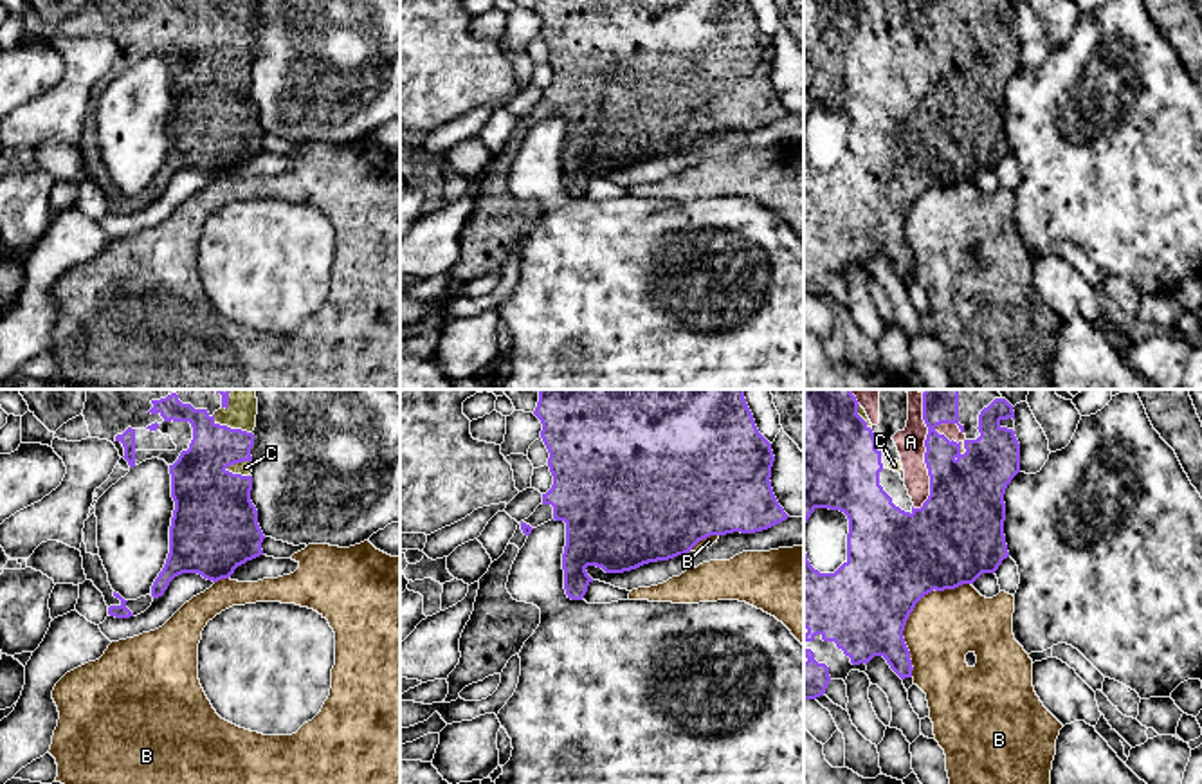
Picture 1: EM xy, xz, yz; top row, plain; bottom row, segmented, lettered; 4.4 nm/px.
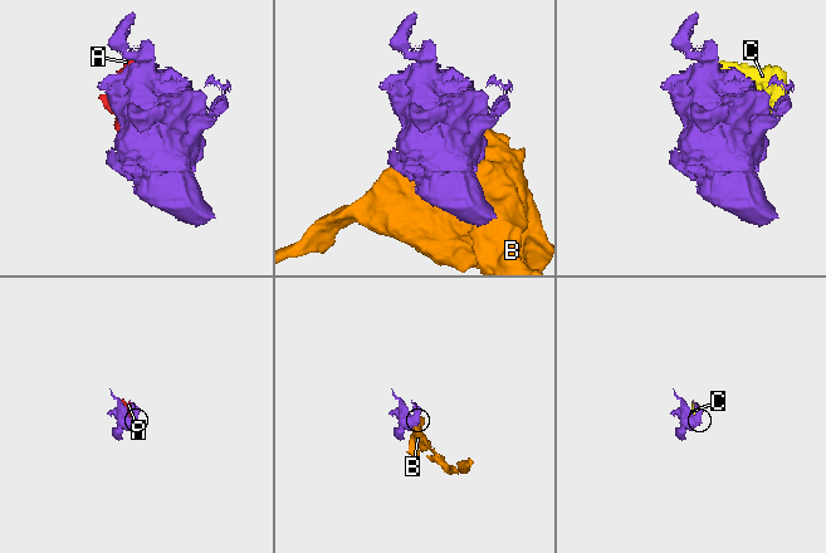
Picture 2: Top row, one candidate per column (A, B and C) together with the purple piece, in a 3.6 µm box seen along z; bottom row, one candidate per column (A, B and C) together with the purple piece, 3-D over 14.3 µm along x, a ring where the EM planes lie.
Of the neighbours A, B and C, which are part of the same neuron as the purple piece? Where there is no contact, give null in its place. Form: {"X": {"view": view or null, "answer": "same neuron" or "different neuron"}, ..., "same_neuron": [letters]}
{"A": {"view": "yz", "answer": "same neuron"}, "B": {"view": "yz", "answer": "different neuron"}, "C": {"view": "xy", "answer": "same neuron"}, "same_neuron": ["A", "C"]}

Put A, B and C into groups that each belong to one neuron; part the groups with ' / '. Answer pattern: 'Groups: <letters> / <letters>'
Groups: A C / B

